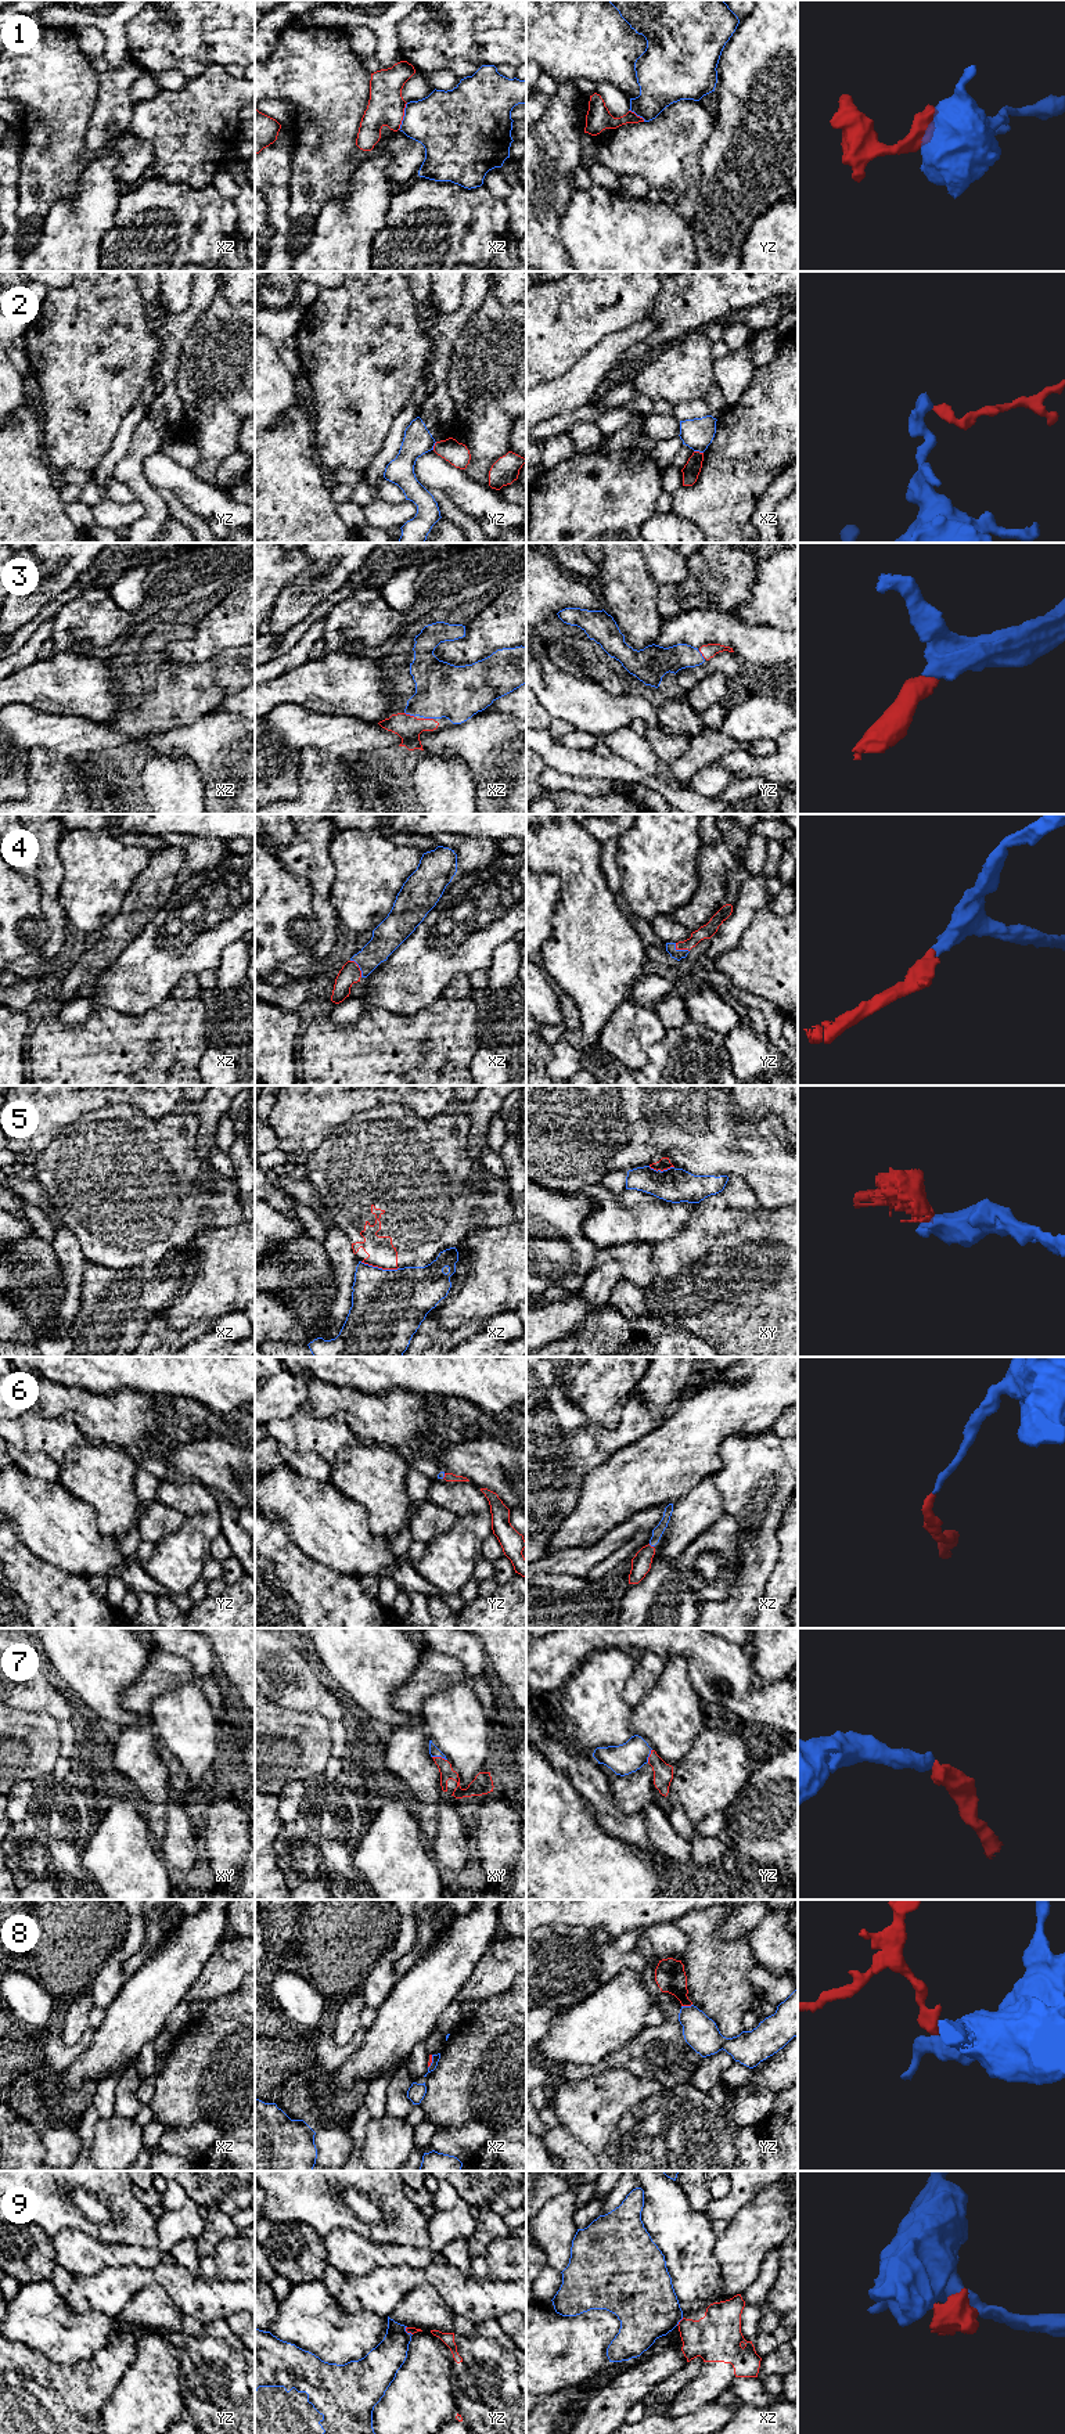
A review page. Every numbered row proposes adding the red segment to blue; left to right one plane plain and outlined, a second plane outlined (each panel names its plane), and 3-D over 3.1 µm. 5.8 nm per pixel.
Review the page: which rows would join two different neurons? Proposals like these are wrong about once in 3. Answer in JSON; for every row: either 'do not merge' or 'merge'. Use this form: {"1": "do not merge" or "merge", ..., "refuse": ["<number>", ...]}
{"1": "do not merge", "2": "do not merge", "3": "merge", "4": "merge", "5": "do not merge", "6": "merge", "7": "merge", "8": "do not merge", "9": "do not merge", "refuse": ["1", "2", "5", "8", "9"]}

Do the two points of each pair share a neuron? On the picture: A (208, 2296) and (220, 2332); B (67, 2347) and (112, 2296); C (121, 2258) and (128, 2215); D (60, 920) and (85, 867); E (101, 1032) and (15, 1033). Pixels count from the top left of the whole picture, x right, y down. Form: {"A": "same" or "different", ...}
{"A": "different", "B": "different", "C": "different", "D": "different", "E": "different"}

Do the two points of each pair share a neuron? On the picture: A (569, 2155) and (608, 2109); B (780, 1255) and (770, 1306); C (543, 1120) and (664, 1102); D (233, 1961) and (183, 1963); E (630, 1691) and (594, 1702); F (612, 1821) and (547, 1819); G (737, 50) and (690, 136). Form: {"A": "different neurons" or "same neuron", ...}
{"A": "different neurons", "B": "same neuron", "C": "same neuron", "D": "different neurons", "E": "different neurons", "F": "different neurons", "G": "different neurons"}

